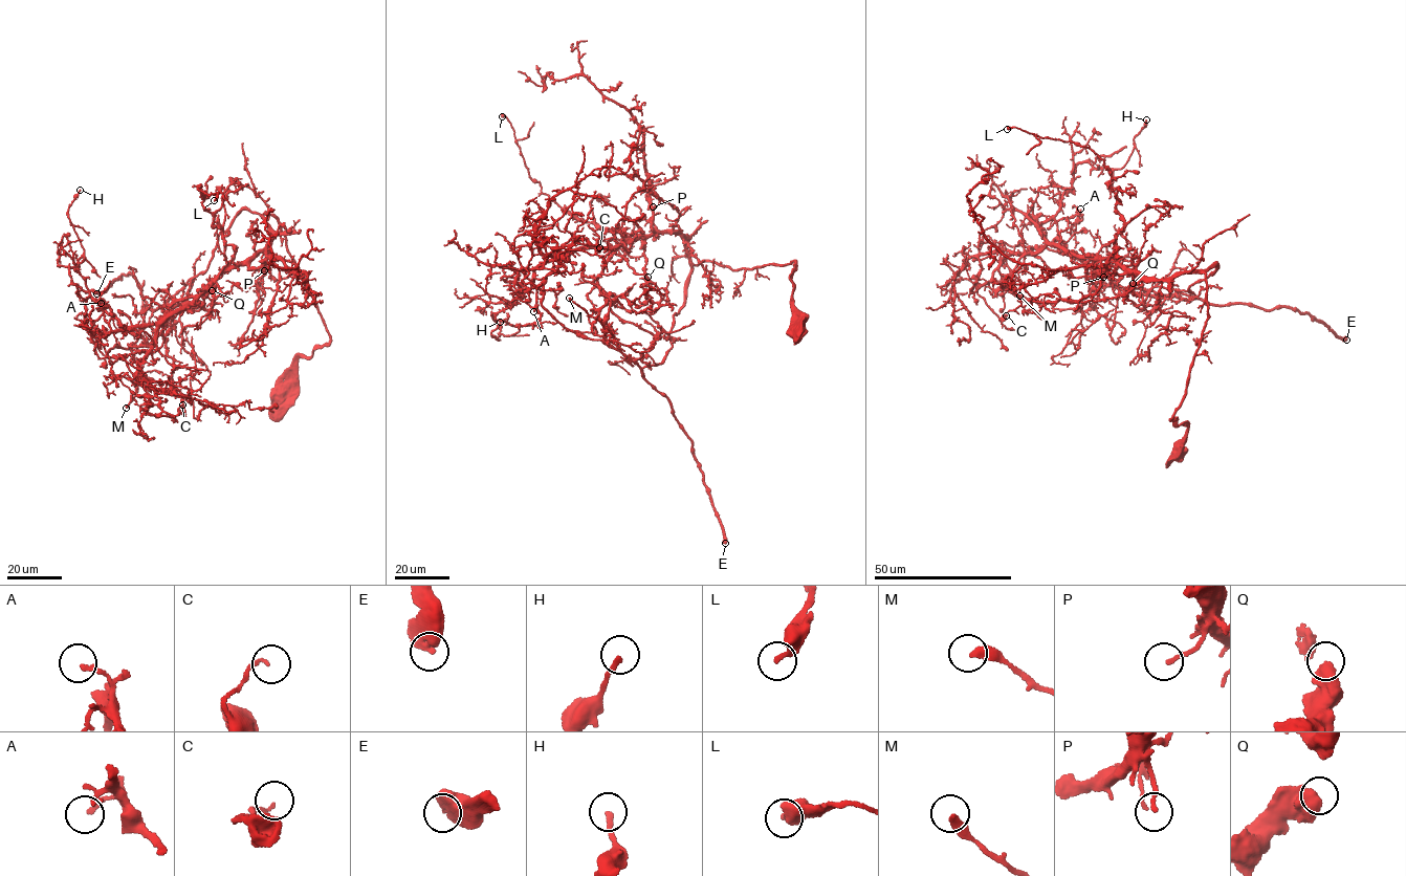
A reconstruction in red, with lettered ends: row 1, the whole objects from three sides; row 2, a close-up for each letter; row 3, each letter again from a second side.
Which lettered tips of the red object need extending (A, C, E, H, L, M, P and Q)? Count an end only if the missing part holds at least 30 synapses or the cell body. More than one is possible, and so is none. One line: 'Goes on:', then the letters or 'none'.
Goes on: E

